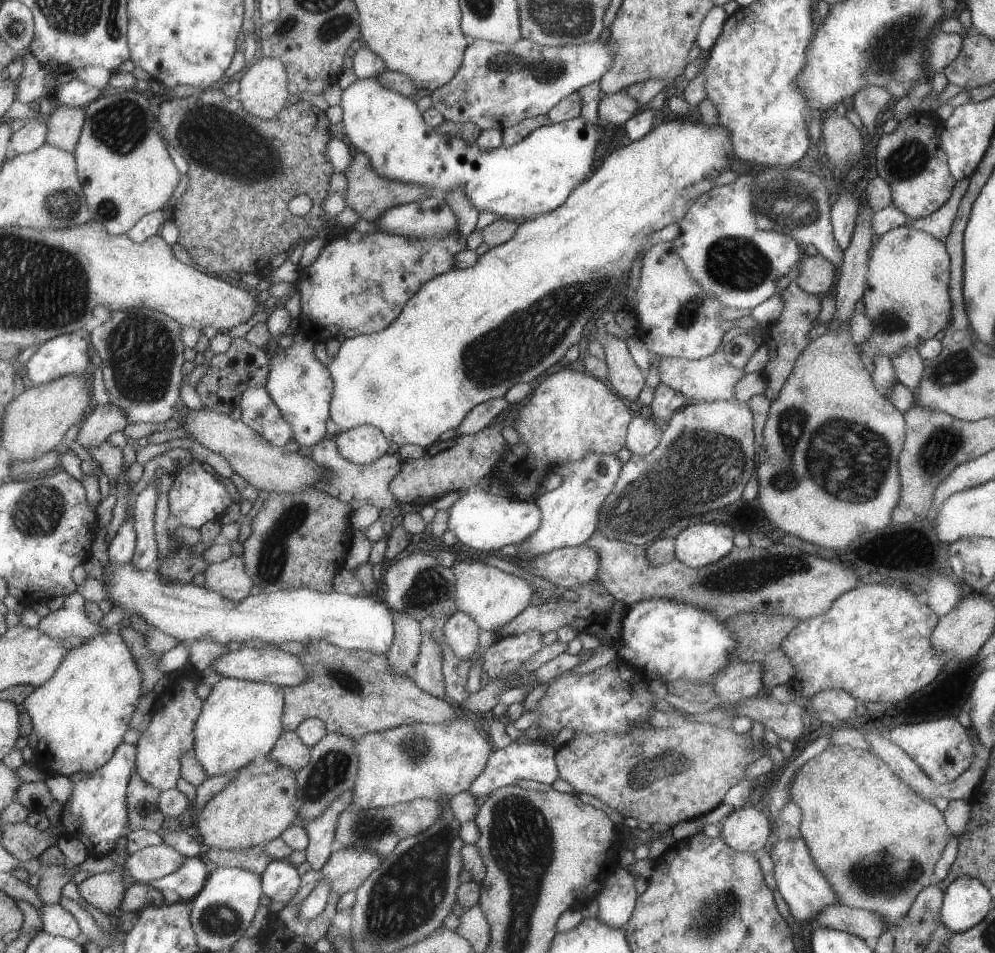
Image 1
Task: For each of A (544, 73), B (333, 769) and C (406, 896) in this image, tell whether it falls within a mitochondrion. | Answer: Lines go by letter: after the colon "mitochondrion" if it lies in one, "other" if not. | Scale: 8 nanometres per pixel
A: mitochondrion
B: mitochondrion
C: mitochondrion

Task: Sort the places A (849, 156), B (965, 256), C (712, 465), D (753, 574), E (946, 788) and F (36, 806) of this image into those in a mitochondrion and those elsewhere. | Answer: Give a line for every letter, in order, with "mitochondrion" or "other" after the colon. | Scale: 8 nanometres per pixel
A: mitochondrion
B: other
C: mitochondrion
D: mitochondrion
E: other
F: other

